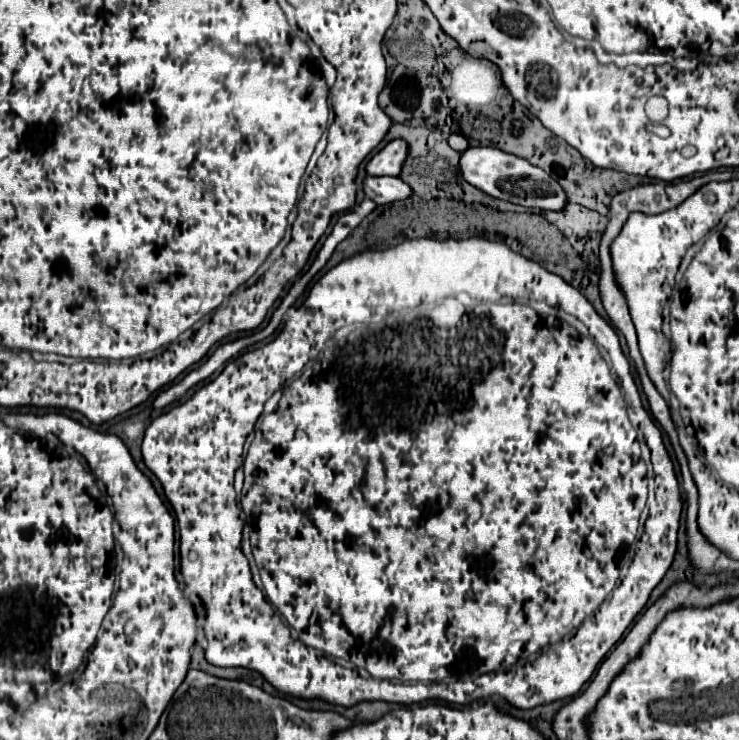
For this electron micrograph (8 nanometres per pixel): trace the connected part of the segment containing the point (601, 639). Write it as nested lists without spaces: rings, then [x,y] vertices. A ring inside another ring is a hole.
[[[412,238],[412,240],[404,240],[400,242],[398,246],[394,248],[388,248],[388,250],[366,250],[366,252],[360,252],[352,258],[346,258],[342,260],[340,264],[336,264],[334,268],[330,268],[322,278],[320,282],[314,284],[314,288],[310,290],[310,296],[306,298],[306,302],[296,308],[288,318],[286,318],[286,326],[284,330],[278,334],[278,338],[274,338],[272,342],[264,344],[264,346],[258,346],[256,350],[252,352],[246,352],[242,354],[238,360],[230,362],[220,374],[218,378],[214,378],[210,384],[202,386],[188,402],[180,404],[180,406],[174,406],[170,412],[158,416],[148,428],[146,428],[146,436],[144,436],[144,442],[142,442],[142,458],[144,458],[144,464],[146,468],[160,480],[162,488],[164,488],[164,494],[166,498],[172,502],[172,508],[176,512],[176,522],[178,522],[178,530],[180,530],[180,574],[182,574],[182,580],[186,584],[186,588],[194,594],[198,594],[198,598],[202,600],[202,606],[206,610],[206,622],[204,622],[204,636],[206,636],[206,650],[204,650],[204,656],[210,664],[214,666],[222,666],[222,668],[248,668],[248,670],[256,670],[264,676],[264,680],[268,680],[272,684],[272,688],[276,688],[278,692],[282,694],[288,694],[288,696],[294,696],[294,698],[300,698],[300,700],[324,700],[328,704],[334,704],[334,706],[344,706],[344,708],[350,708],[350,706],[356,706],[358,702],[374,702],[374,700],[382,700],[382,702],[390,702],[390,704],[404,704],[404,706],[412,706],[412,704],[420,704],[420,702],[426,702],[426,700],[442,700],[442,702],[448,702],[448,704],[460,704],[460,706],[466,706],[474,700],[486,700],[486,702],[492,702],[492,700],[504,700],[508,702],[510,706],[518,708],[518,710],[528,710],[528,708],[534,708],[534,706],[540,706],[540,704],[550,704],[554,700],[562,700],[562,698],[570,698],[570,696],[576,696],[580,692],[580,688],[590,680],[590,676],[594,674],[596,666],[602,662],[602,658],[614,648],[614,644],[622,638],[622,634],[626,632],[626,628],[632,624],[632,620],[642,612],[642,608],[646,606],[648,598],[650,598],[650,592],[656,588],[656,584],[664,578],[666,570],[670,568],[672,560],[674,560],[674,554],[676,554],[676,542],[678,542],[678,528],[680,528],[680,514],[682,514],[682,490],[678,486],[678,478],[674,474],[674,464],[672,464],[672,458],[668,456],[668,450],[662,442],[662,432],[658,425],[653,422],[653,418],[650,413],[644,408],[642,404],[641,396],[638,390],[636,390],[636,382],[634,382],[634,376],[630,372],[630,364],[628,364],[628,358],[624,356],[622,352],[622,346],[620,346],[620,338],[616,334],[616,330],[610,326],[610,322],[606,322],[602,316],[598,316],[598,312],[592,308],[592,304],[574,288],[570,286],[568,282],[564,282],[560,276],[548,272],[546,268],[542,268],[538,262],[534,260],[528,260],[524,258],[522,254],[510,250],[506,244],[500,244],[500,242],[492,242],[492,240],[486,240],[486,238],[466,238],[466,240],[456,240],[456,238],[448,238],[444,242],[440,240],[434,240],[434,238]],[[502,296],[512,296],[512,298],[528,298],[528,300],[546,300],[548,304],[552,306],[560,306],[564,308],[568,314],[574,314],[578,320],[582,320],[588,330],[592,330],[592,336],[580,336],[576,332],[574,326],[562,322],[562,320],[556,320],[556,318],[550,318],[550,316],[540,316],[532,306],[524,304],[526,300],[514,300],[514,302],[504,302],[504,304],[482,304],[482,300],[474,300],[474,298],[502,298]],[[284,382],[290,382],[290,386],[286,384],[284,390],[282,390],[282,398],[278,402],[278,408],[264,416],[262,420],[262,426],[260,426],[260,434],[252,440],[250,444],[250,450],[244,458],[244,490],[242,490],[242,510],[246,514],[246,524],[250,526],[250,542],[252,542],[252,554],[254,554],[254,560],[256,560],[256,566],[260,570],[260,578],[262,578],[262,584],[264,584],[264,590],[266,590],[266,598],[270,600],[264,600],[264,594],[262,590],[256,588],[256,584],[252,582],[252,574],[250,574],[250,566],[248,566],[248,560],[246,556],[242,554],[242,548],[240,548],[240,540],[242,540],[242,520],[240,520],[240,508],[236,506],[234,498],[236,498],[236,492],[234,492],[234,472],[236,468],[240,466],[242,462],[242,450],[244,450],[244,442],[248,438],[248,434],[254,430],[254,424],[256,420],[260,418],[262,414],[262,408],[264,408],[264,402],[276,392],[282,388]],[[628,410],[632,410],[636,414],[636,422],[638,422],[638,428],[644,432],[646,436],[646,444],[652,452],[652,468],[654,468],[654,482],[655,482],[655,500],[653,500],[649,506],[649,516],[644,523],[644,534],[642,534],[642,540],[636,542],[636,530],[638,530],[638,518],[640,518],[640,512],[644,510],[646,506],[646,498],[648,498],[648,482],[646,482],[646,462],[642,458],[642,452],[640,452],[640,442],[638,442],[638,432],[636,428],[632,426],[630,418],[628,418]],[[636,542],[636,552],[632,556],[632,562],[628,564],[628,570],[626,570],[626,576],[624,576],[624,582],[618,584],[616,588],[616,582],[620,578],[620,564],[624,562],[626,554],[630,552],[630,546]],[[532,602],[532,604],[538,604],[542,608],[544,614],[526,614],[524,612],[524,606]],[[274,608],[286,618],[286,622],[298,632],[298,640],[294,640],[290,636],[290,630],[286,630],[286,626],[282,624],[282,618],[280,614],[274,610]],[[334,660],[342,660],[342,664],[350,662],[352,666],[356,668],[366,668],[370,678],[360,678],[356,674],[356,670],[348,670],[348,668],[342,668],[338,664],[334,664]]]

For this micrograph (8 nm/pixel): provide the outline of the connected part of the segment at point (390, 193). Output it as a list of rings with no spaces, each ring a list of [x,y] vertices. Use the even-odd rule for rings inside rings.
[[[368,176],[364,182],[364,192],[376,204],[392,204],[410,198],[410,186],[402,178],[374,178]]]

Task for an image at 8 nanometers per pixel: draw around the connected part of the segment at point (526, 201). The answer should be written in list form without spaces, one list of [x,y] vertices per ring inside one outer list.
[[[480,146],[468,148],[460,158],[460,170],[462,170],[462,176],[472,186],[484,190],[486,194],[490,194],[492,198],[498,198],[498,200],[506,200],[506,202],[530,206],[530,208],[540,208],[544,212],[548,212],[548,210],[560,212],[568,204],[566,192],[562,190],[558,180],[548,176],[548,172],[544,172],[542,168],[532,166],[524,158],[506,154],[498,148],[480,148]]]

